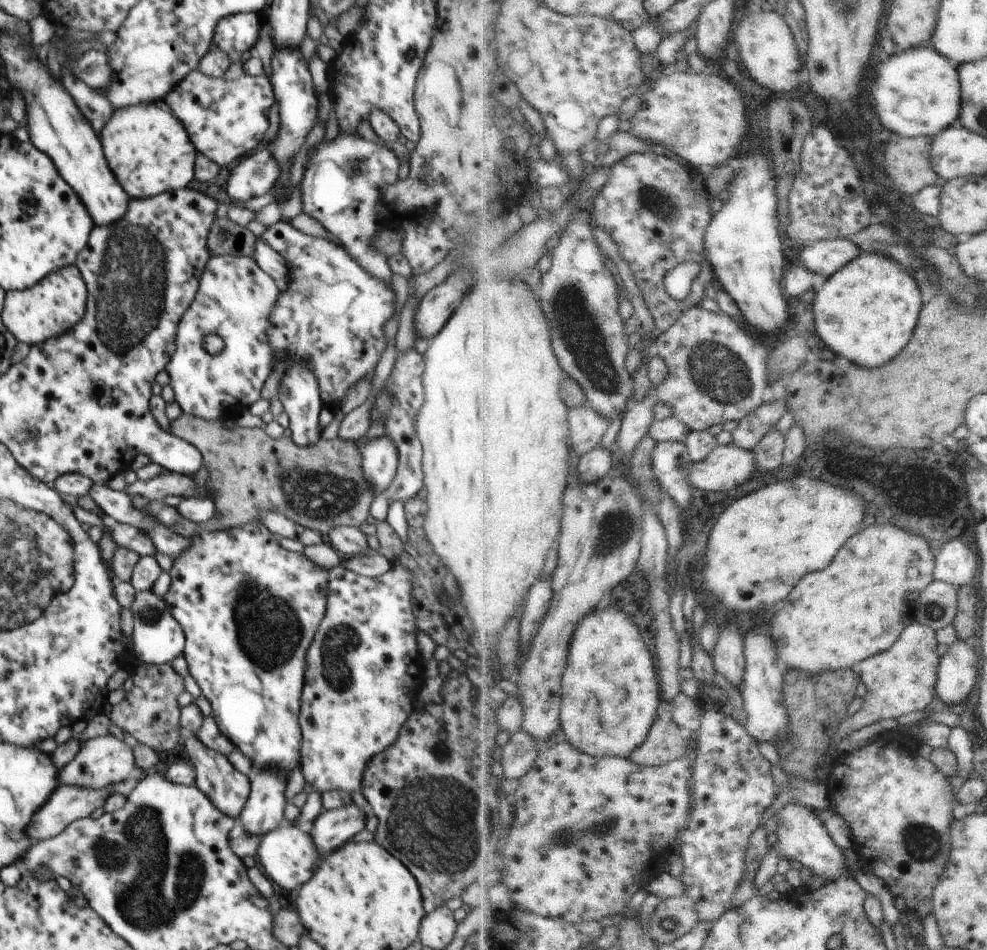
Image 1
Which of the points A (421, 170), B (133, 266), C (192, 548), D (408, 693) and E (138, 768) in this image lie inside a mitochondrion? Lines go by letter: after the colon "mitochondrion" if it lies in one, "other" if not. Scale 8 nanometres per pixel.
A: other
B: mitochondrion
C: other
D: other
E: other

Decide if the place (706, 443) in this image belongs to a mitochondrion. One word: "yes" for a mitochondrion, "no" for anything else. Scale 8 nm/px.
no

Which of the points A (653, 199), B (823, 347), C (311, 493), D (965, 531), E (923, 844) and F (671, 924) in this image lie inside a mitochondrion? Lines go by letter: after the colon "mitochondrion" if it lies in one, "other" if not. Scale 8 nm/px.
A: mitochondrion
B: other
C: mitochondrion
D: other
E: mitochondrion
F: mitochondrion

